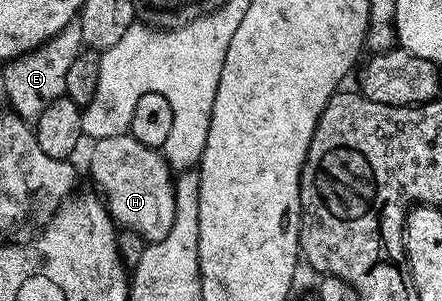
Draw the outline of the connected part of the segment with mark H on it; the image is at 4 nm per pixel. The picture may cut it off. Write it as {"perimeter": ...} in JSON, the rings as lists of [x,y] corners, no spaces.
{"perimeter":[[[129,133],[104,137],[91,147],[94,148],[90,151],[90,175],[115,224],[140,233],[147,244],[164,238],[168,229],[172,229],[172,217],[176,213],[175,176],[167,156],[159,148],[136,141]]]}

